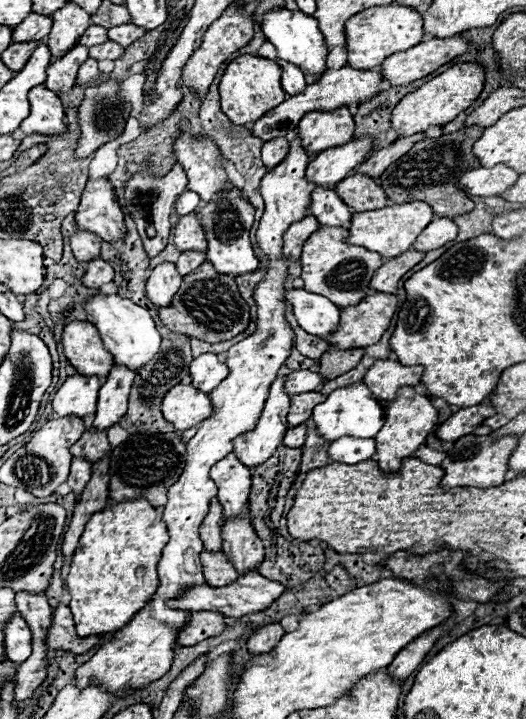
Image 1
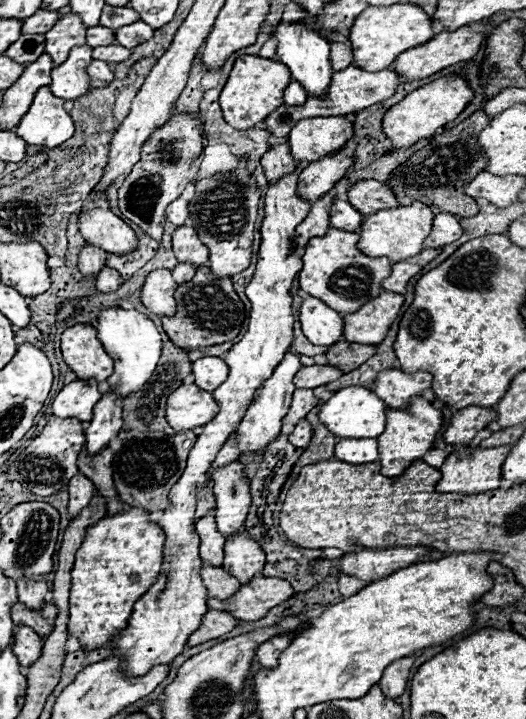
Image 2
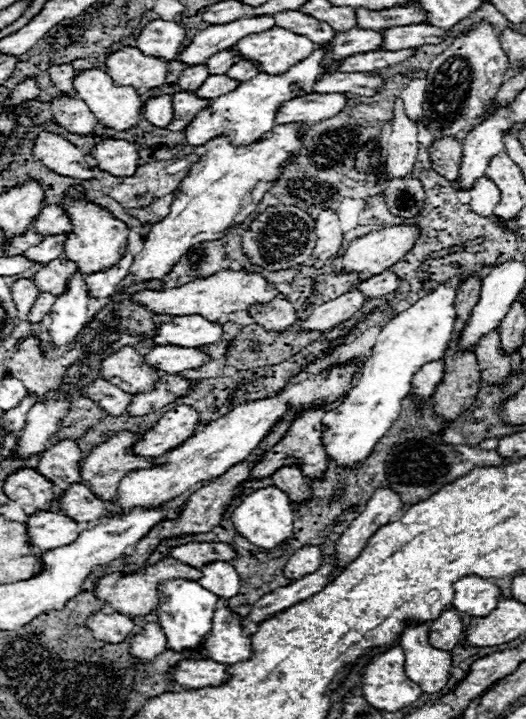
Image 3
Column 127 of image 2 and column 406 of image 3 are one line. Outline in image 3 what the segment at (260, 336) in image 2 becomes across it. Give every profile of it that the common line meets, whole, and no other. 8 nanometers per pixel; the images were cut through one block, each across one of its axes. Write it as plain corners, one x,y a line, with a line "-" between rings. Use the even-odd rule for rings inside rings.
412,624
400,636
400,646
404,650
406,676
416,682
426,694
444,690
448,674
452,668
450,652
432,648
428,642
428,626

